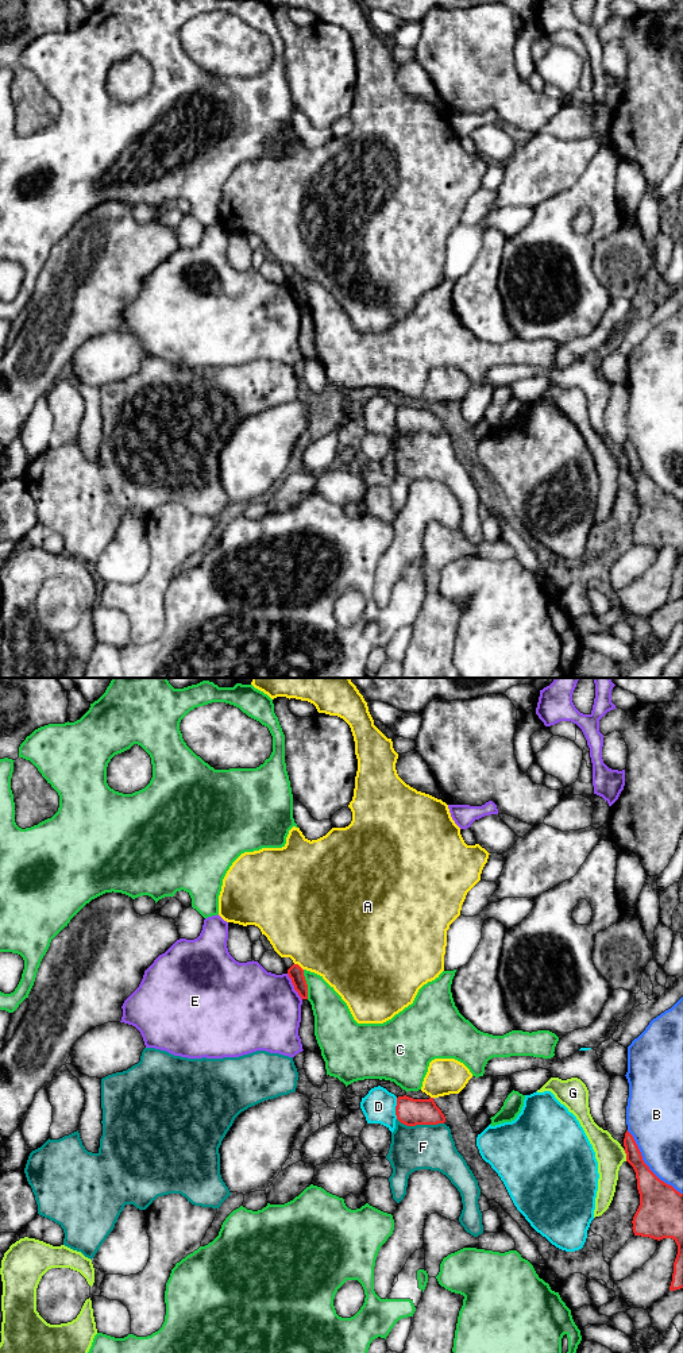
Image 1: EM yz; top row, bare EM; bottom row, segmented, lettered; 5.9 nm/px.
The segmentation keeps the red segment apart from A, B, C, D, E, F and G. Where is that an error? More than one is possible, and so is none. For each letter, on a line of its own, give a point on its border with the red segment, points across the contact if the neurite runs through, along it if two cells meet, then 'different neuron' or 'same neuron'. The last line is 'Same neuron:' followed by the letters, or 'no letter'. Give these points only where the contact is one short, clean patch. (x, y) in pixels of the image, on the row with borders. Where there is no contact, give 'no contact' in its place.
A: contact yz (298, 966); different neuron
B: contact yz (647, 1165); different neuron
C: contact yz (307, 985); different neuron
D: contact yz (396, 1109); different neuron
E: contact yz (294, 987); border yz (286, 974), (301, 999); different neuron
F: contact yz (420, 1124); different neuron
G: contact yz (626, 1155); different neuron
Same neuron: no letter

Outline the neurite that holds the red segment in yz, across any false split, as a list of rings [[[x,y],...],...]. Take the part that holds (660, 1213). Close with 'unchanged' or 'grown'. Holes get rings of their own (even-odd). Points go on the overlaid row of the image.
[[[626,1130],[624,1138],[626,1161],[633,1167],[640,1206],[633,1217],[634,1236],[653,1240],[672,1238],[678,1245],[670,1291],[683,1288],[683,1194],[660,1180],[644,1163],[641,1152]]]; unchanged

